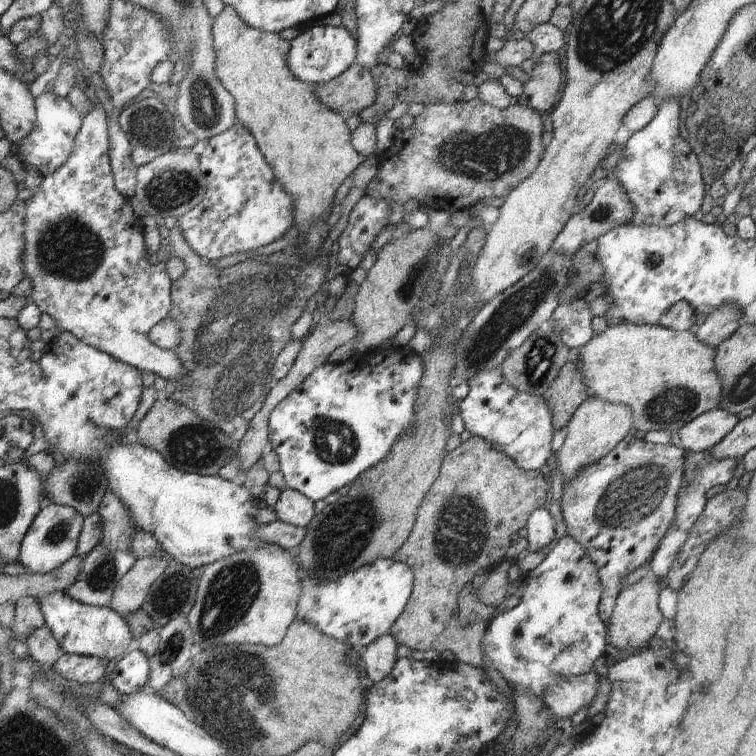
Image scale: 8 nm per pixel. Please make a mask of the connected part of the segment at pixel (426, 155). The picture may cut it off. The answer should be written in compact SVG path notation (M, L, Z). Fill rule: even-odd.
M480 99L445 103L430 102L423 112L416 116L414 123L407 129L397 130L392 146L378 156L377 173L367 185L365 194L371 197L384 197L391 204L402 202L421 206L430 204L430 200L460 200L462 208L469 209L478 202L493 196L505 199L511 190L528 178L540 164L545 150L542 146L544 132L541 114L532 110L521 101L508 108L499 109Z

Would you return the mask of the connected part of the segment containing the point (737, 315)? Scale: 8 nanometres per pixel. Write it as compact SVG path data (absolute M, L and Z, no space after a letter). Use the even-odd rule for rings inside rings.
M736 305L715 308L697 328L696 336L708 346L716 348L730 338L741 325L741 310Z

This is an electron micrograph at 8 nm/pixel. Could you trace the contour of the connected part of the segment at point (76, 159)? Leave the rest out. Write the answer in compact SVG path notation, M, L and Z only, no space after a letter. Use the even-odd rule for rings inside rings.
M96 106L82 115L72 154L56 172L45 176L33 198L24 202L23 269L26 277L32 280L33 294L30 297L42 313L54 318L62 331L71 332L86 344L141 372L180 383L187 376L181 360L172 351L157 347L149 339L150 329L169 316L172 281L164 263L155 263L148 258L140 219L133 213L129 198L120 195L114 187L108 155L107 109Z

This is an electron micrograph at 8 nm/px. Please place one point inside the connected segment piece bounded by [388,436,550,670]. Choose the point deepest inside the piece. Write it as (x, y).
(463, 525)

